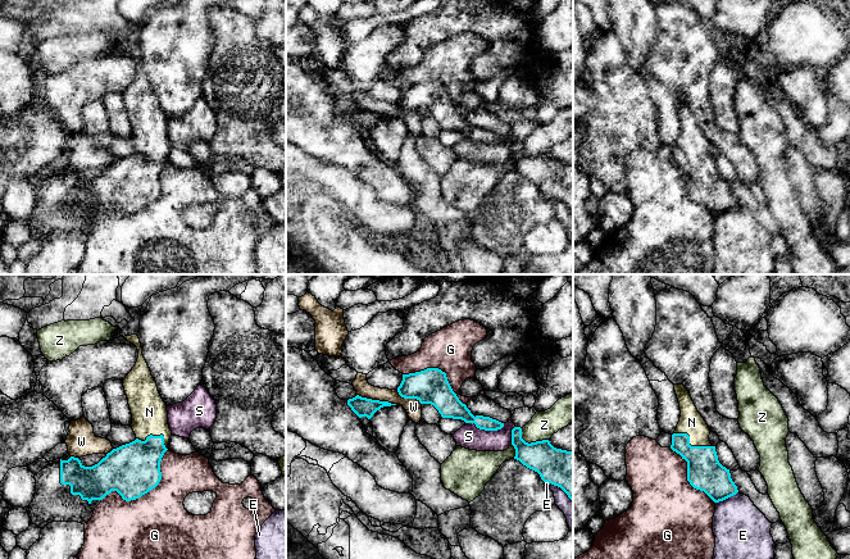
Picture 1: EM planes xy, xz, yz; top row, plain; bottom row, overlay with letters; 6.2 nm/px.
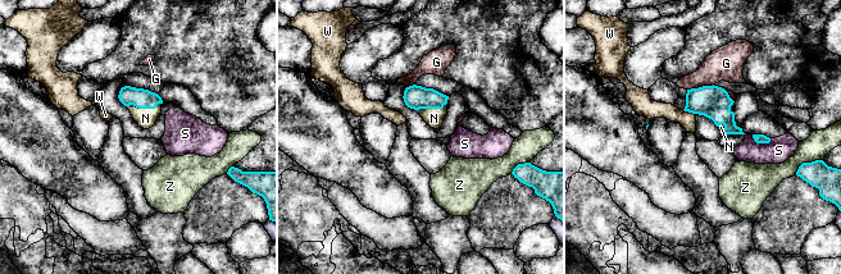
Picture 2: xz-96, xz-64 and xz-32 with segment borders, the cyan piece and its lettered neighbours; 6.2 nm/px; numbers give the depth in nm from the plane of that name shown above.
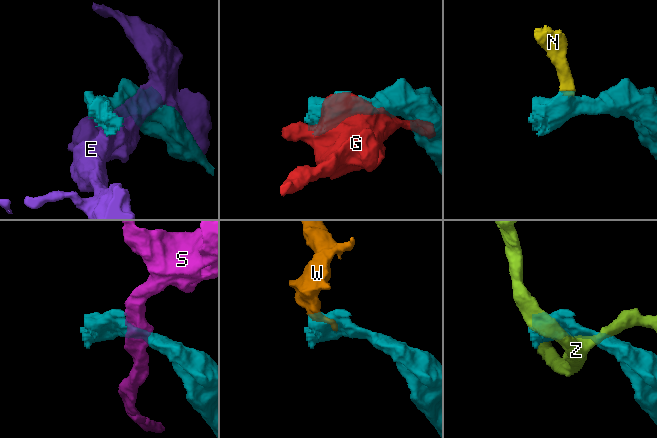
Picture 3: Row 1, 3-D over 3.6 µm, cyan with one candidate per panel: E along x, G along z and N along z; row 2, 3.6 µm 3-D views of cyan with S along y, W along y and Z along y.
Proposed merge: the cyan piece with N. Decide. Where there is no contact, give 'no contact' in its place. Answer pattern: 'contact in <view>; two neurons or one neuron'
contact in yz; one neuron

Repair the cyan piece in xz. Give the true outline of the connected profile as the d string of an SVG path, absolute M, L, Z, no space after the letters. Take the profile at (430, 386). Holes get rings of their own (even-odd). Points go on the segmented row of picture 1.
M438 368L403 374L397 392L404 399L417 399L421 404L433 405L442 418L474 423L477 428L485 431L497 431L504 427L504 423L490 417L474 417L453 391L446 373Z

